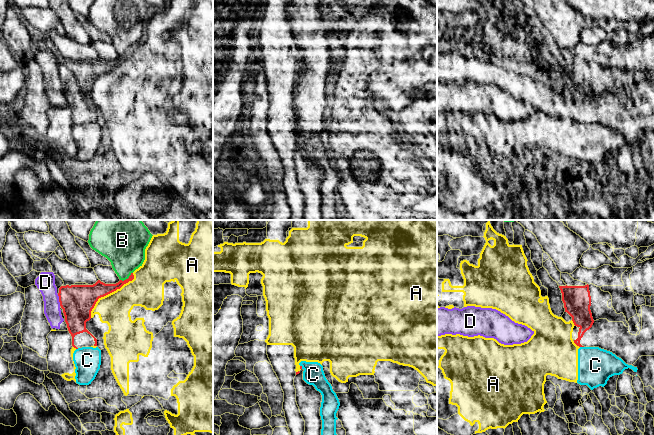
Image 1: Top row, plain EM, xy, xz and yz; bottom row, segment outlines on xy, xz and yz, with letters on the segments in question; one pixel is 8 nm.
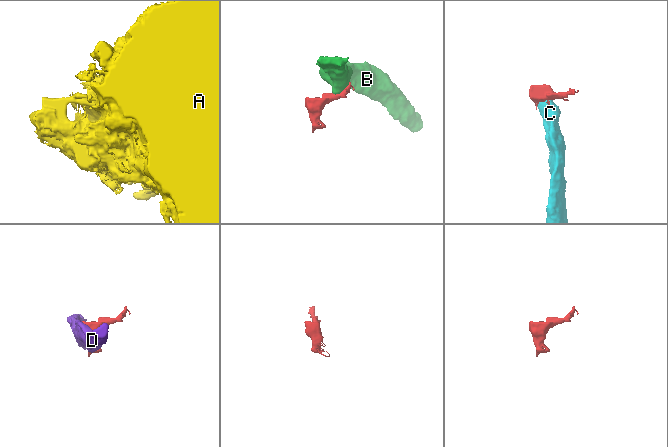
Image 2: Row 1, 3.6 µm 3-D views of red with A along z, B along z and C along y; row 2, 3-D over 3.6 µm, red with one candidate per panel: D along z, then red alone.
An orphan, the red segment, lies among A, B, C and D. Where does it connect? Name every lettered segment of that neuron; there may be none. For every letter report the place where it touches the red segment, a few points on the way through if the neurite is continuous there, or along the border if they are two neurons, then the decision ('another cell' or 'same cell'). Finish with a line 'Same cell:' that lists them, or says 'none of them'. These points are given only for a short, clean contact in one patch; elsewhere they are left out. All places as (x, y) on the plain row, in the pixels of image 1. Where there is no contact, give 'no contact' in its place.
A: xy (109, 69) | another cell
B: xy (126, 55) | along xy (132, 48), (127, 54), (120, 56) | another cell
C: yz (582, 122) | along yz (580, 122), (583, 123) | another cell
D: xy (59, 76) | along xy (57, 70), (60, 81) | another cell
Same cell: none of them

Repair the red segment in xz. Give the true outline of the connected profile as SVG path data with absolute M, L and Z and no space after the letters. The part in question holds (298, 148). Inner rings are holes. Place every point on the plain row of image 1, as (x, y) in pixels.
M303 147L296 148L294 162L296 165L296 178L305 197L303 220L321 220L322 196L320 183L322 171L313 161L303 156Z

